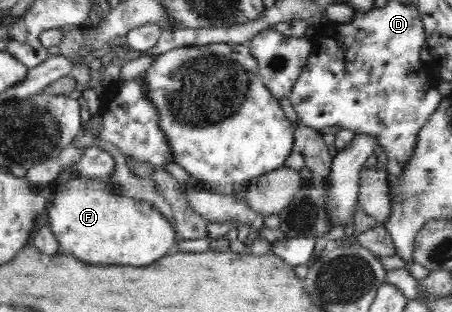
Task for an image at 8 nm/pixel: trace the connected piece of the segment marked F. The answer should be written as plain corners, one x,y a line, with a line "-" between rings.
75,177
75,180
62,180
55,189
55,195
48,203
48,210
43,221
53,232
61,252
73,254
87,264
117,264
117,266
147,266
167,255
169,249
176,245
176,231
171,222
159,210
144,199
133,199
126,195
115,195
105,181
97,181
85,177

